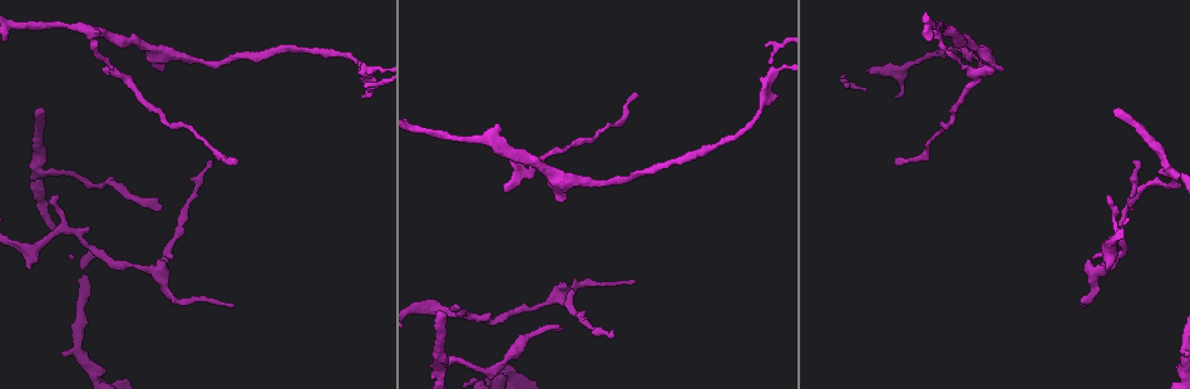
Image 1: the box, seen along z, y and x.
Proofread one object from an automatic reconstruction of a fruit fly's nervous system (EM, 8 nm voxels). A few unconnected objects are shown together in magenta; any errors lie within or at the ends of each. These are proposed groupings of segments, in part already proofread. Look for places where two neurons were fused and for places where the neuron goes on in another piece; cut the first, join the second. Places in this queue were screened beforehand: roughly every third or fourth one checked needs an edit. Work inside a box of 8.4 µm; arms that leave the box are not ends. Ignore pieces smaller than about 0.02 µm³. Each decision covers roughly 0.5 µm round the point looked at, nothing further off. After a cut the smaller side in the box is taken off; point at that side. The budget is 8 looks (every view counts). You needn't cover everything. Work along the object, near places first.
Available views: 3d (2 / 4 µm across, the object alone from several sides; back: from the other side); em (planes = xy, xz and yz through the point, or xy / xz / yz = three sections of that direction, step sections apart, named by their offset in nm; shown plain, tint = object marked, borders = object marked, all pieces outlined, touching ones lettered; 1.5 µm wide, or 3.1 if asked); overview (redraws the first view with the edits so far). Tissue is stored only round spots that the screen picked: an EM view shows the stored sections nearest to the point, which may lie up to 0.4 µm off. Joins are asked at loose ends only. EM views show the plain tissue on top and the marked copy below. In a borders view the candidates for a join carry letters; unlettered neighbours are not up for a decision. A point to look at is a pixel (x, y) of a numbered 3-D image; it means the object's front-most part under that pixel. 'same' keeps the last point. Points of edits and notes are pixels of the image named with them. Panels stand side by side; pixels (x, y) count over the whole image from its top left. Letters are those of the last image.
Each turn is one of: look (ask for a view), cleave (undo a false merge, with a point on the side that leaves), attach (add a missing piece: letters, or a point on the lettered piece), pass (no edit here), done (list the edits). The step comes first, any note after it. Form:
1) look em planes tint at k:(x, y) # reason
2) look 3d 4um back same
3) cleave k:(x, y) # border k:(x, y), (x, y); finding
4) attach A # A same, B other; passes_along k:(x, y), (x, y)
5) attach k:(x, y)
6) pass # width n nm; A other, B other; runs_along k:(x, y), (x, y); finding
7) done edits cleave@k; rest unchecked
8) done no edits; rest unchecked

look em planes borders at 1:(630, 284) # branch stops here

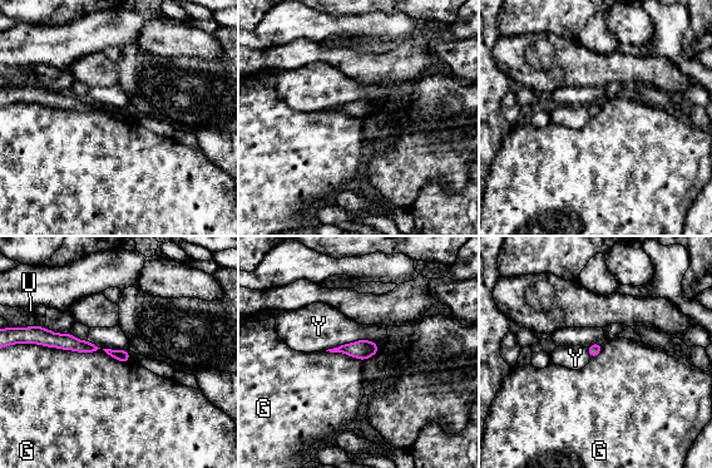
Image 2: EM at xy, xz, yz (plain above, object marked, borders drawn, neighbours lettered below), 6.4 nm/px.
pass # width 70 nm; G other, U other, Y other; border 2:(31, 343), (100, 348), (128, 363); no lettered piece goes on from it

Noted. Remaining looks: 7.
look 3d 4um at 1:(39, 174) # abrupt turn

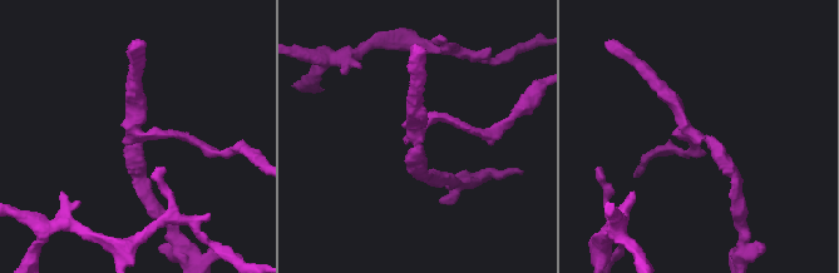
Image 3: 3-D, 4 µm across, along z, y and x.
look em yz step 4 tint at 3:(415, 134) # arms 3

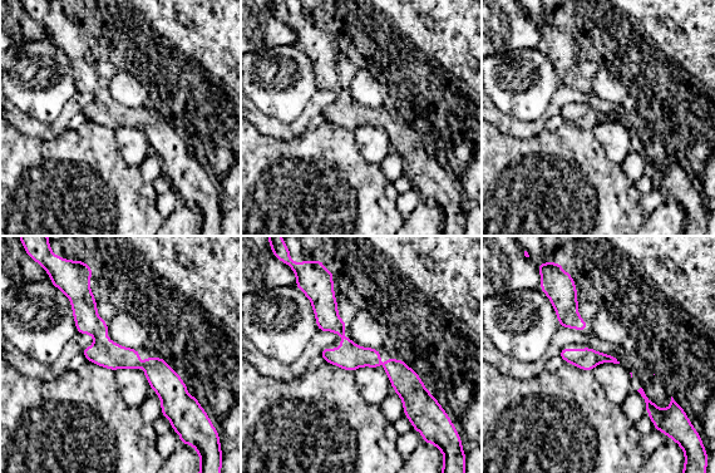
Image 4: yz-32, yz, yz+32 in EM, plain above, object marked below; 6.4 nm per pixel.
look em xz step 4 borders same

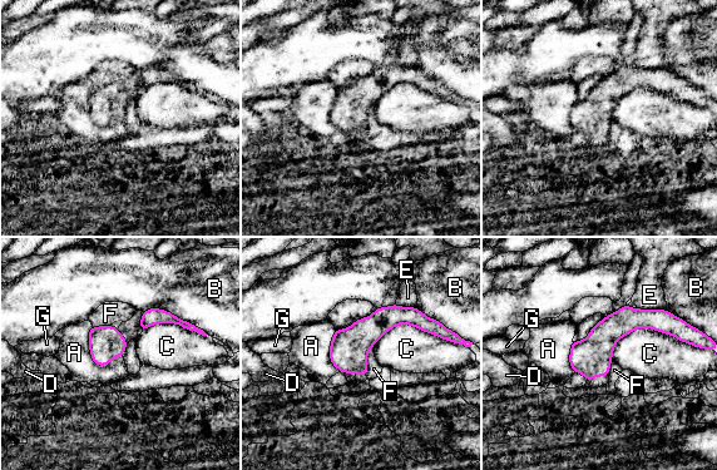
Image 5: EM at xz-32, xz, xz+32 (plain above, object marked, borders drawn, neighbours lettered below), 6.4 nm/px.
pass # width 220 nm; A other, B other, C other, D other, E other, F other, G other; border 5:(92, 326), (92, 359), (122, 356); continuous, no second neuron

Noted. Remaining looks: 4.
look 3d 4um at 1:(95, 32) # sharp bend

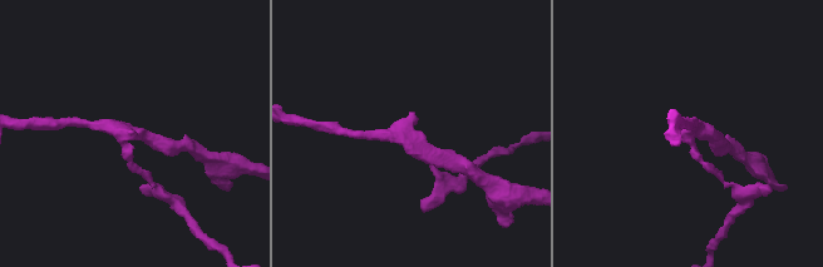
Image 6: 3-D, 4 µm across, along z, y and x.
look em xz step 4 tint at 6:(694, 135) # arms 3; now the EM

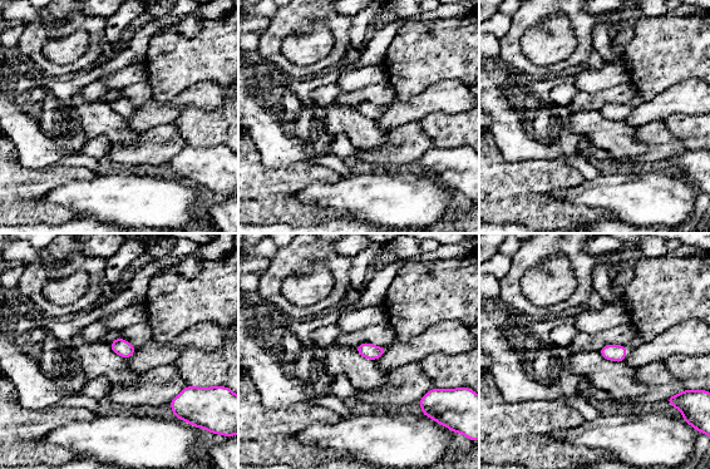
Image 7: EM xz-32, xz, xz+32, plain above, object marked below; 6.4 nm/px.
look em planes borders same

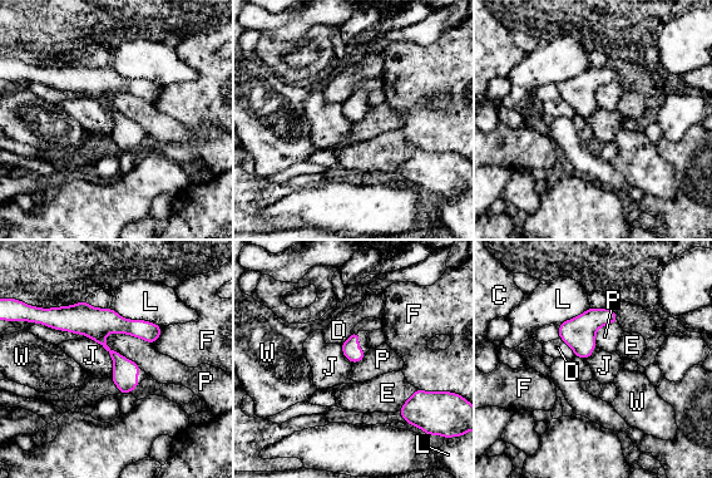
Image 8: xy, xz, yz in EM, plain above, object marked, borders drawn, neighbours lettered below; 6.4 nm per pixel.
pass # C other, D other, E other, F other, J other, L other, P other, W other; runs_along 8:(28, 315), (110, 321), (157, 331); continuous, no second neuron

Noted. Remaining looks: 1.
done no edits; rest unchecked

